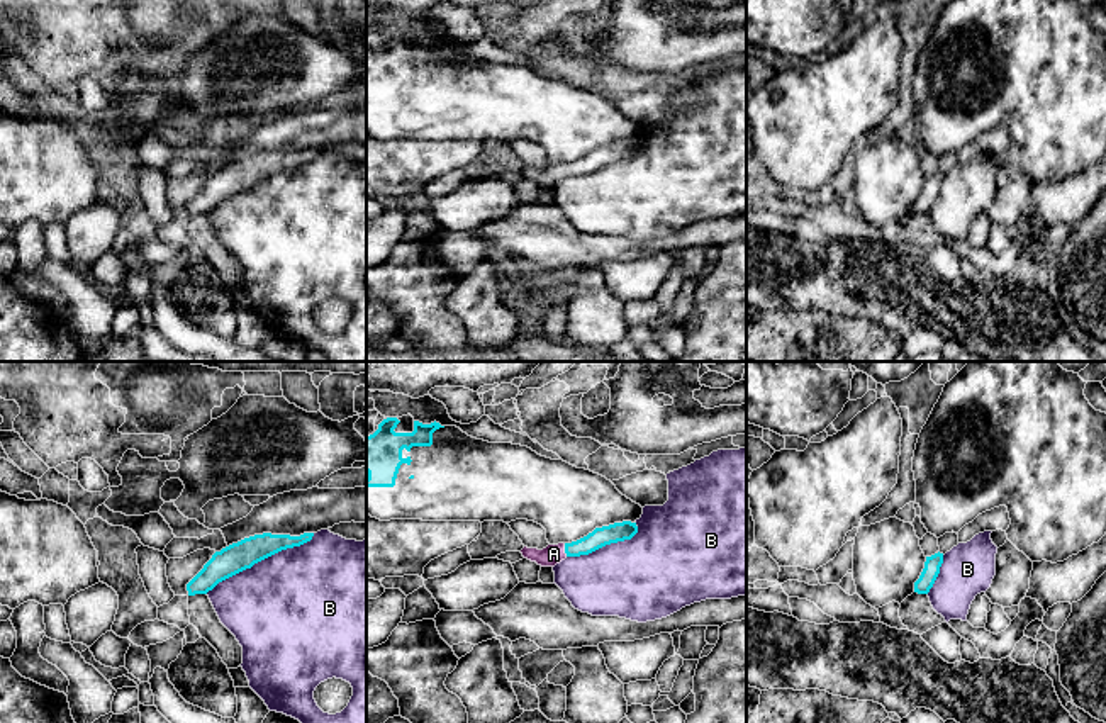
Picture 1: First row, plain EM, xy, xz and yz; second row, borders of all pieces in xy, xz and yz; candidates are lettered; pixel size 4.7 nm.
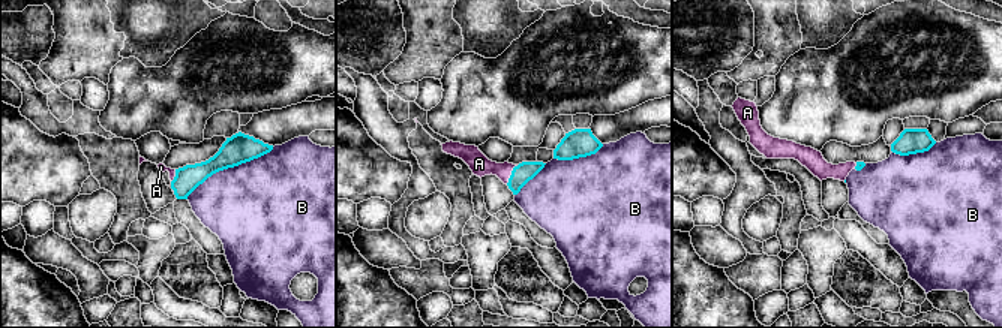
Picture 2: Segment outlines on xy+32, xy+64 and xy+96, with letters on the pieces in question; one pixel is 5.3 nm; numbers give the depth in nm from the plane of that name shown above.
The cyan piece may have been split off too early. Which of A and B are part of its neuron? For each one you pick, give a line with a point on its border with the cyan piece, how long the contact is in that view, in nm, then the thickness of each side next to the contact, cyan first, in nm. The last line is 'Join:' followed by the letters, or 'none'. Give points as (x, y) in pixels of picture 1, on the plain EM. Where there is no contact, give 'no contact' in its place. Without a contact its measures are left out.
Join: none

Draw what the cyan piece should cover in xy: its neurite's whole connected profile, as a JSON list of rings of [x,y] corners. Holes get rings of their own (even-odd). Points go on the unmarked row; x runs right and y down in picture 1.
[[[314,153],[290,154],[254,154],[215,171],[204,188],[187,204],[188,216],[207,214],[219,202],[251,188],[254,183],[287,168],[310,161]]]

